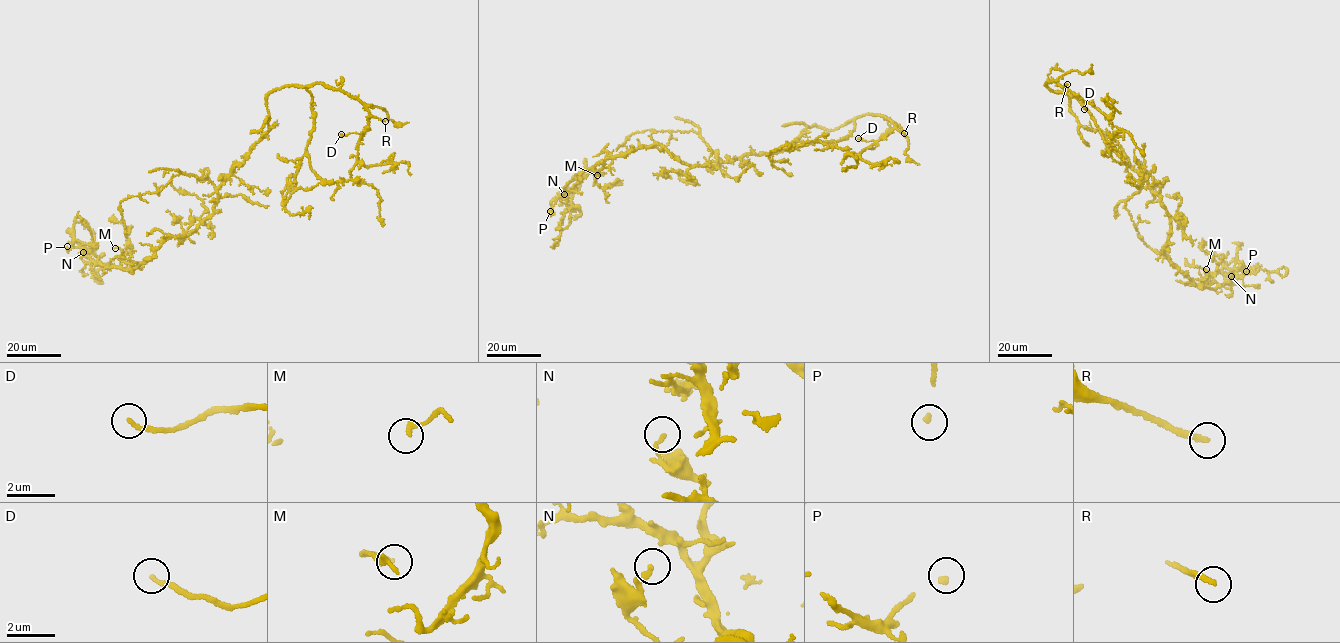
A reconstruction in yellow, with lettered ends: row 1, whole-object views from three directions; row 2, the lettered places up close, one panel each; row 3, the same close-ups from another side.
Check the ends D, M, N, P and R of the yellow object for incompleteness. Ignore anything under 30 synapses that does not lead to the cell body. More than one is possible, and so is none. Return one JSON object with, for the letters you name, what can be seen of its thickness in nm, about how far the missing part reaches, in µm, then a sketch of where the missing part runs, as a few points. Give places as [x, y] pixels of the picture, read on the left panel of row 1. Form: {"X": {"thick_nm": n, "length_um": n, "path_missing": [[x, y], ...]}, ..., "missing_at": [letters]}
{"D": {"thick_nm": 150, "length_um": 25, "path_missing": [[341, 134], [332, 120], [329, 84], [334, 82]]}, "R": {"thick_nm": 220, "length_um": 25, "path_missing": [[385, 121], [392, 130], [361, 126]]}, "missing_at": ["D", "R"]}

